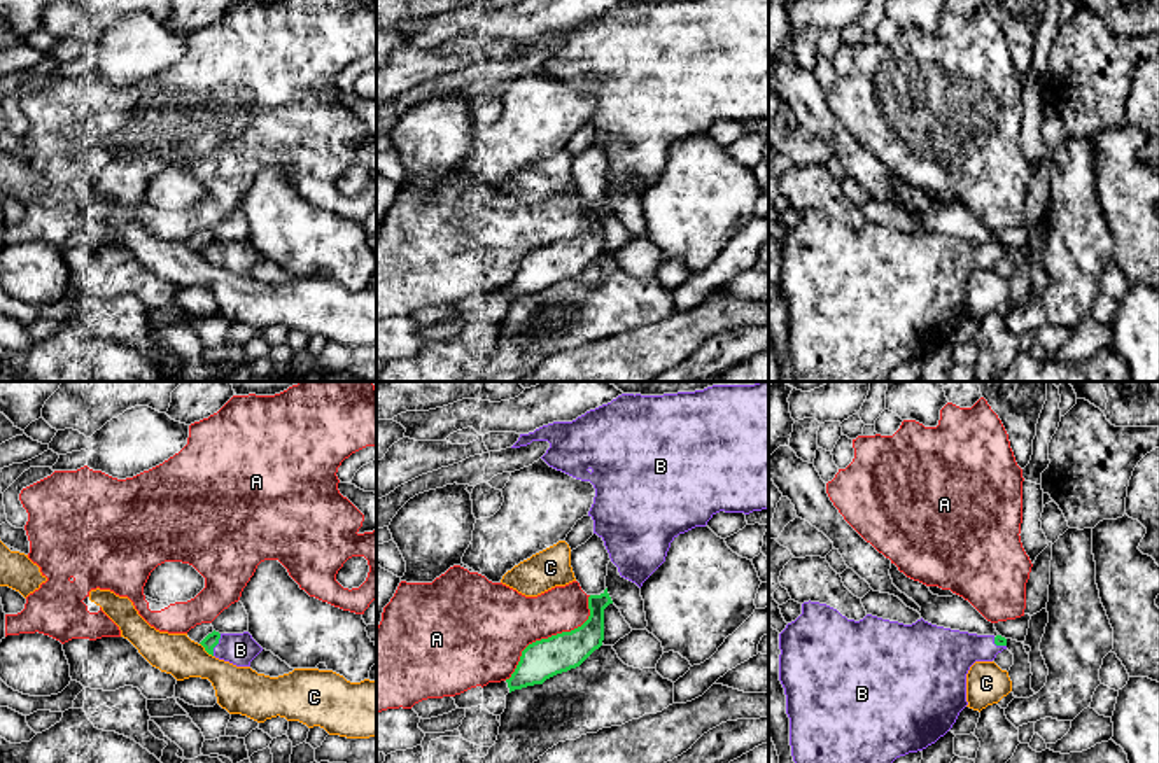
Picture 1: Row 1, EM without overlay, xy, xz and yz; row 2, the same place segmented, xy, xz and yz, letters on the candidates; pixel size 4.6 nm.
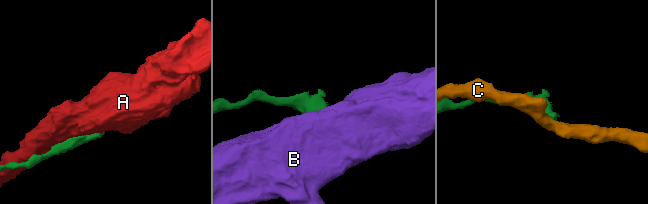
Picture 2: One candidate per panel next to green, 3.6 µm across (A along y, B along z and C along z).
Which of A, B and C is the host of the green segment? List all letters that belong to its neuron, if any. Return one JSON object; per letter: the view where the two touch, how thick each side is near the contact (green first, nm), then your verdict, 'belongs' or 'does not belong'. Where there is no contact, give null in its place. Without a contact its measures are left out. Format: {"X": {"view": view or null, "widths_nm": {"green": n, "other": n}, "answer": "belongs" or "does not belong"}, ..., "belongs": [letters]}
{"A": {"view": "xz", "widths_nm": {"green": 180, "other": 320}, "answer": "does not belong"}, "B": {"view": "xy", "widths_nm": {"green": 70, "other": 150}, "answer": "belongs"}, "C": {"view": "xy", "widths_nm": {"green": 70, "other": 220}, "answer": "does not belong"}, "belongs": ["B"]}

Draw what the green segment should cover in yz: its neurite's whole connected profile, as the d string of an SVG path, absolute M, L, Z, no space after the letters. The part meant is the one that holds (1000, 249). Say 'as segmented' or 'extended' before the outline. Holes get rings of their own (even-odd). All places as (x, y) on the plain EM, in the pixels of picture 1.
extended; M809 208L802 212L802 222L779 242L779 257L795 382L888 382L896 366L926 357L952 336L968 313L970 275L993 270L1007 257L1007 247L951 238L923 226L912 233L872 222L854 229L826 212Z

